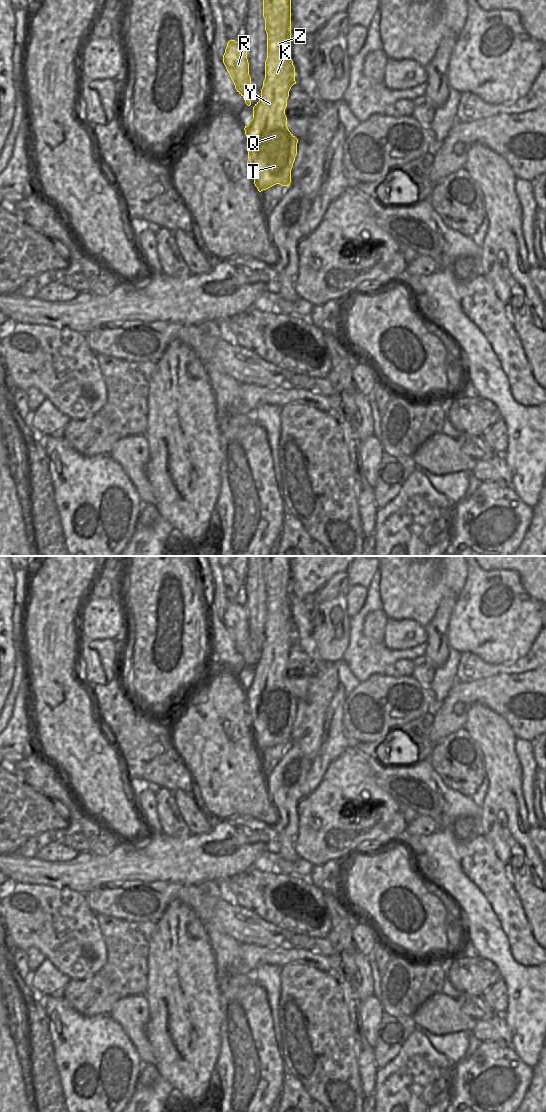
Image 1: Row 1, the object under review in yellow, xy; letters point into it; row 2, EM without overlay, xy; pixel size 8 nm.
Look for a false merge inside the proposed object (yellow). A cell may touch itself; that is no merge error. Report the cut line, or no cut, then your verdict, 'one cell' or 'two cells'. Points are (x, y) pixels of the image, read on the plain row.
cut in xy along (257, 673), (261, 681), (261, 691), (255, 697), (247, 698); two cells

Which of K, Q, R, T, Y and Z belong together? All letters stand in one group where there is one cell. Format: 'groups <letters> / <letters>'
groups K Q T Y Z / R

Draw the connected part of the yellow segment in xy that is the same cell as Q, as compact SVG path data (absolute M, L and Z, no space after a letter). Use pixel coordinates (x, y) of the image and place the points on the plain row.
M262 556L263 577L265 579L265 591L267 593L267 619L265 621L265 639L261 649L261 657L253 667L253 674L258 674L262 681L261 693L256 698L247 698L247 711L254 744L261 752L276 744L289 746L291 743L291 729L297 715L298 699L287 687L285 669L291 647L296 644L295 627L291 619L291 556Z

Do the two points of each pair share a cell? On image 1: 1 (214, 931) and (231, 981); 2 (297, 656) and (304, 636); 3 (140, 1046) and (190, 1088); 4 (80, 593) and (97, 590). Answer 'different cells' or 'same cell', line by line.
1: same cell
2: different cells
3: different cells
4: different cells

